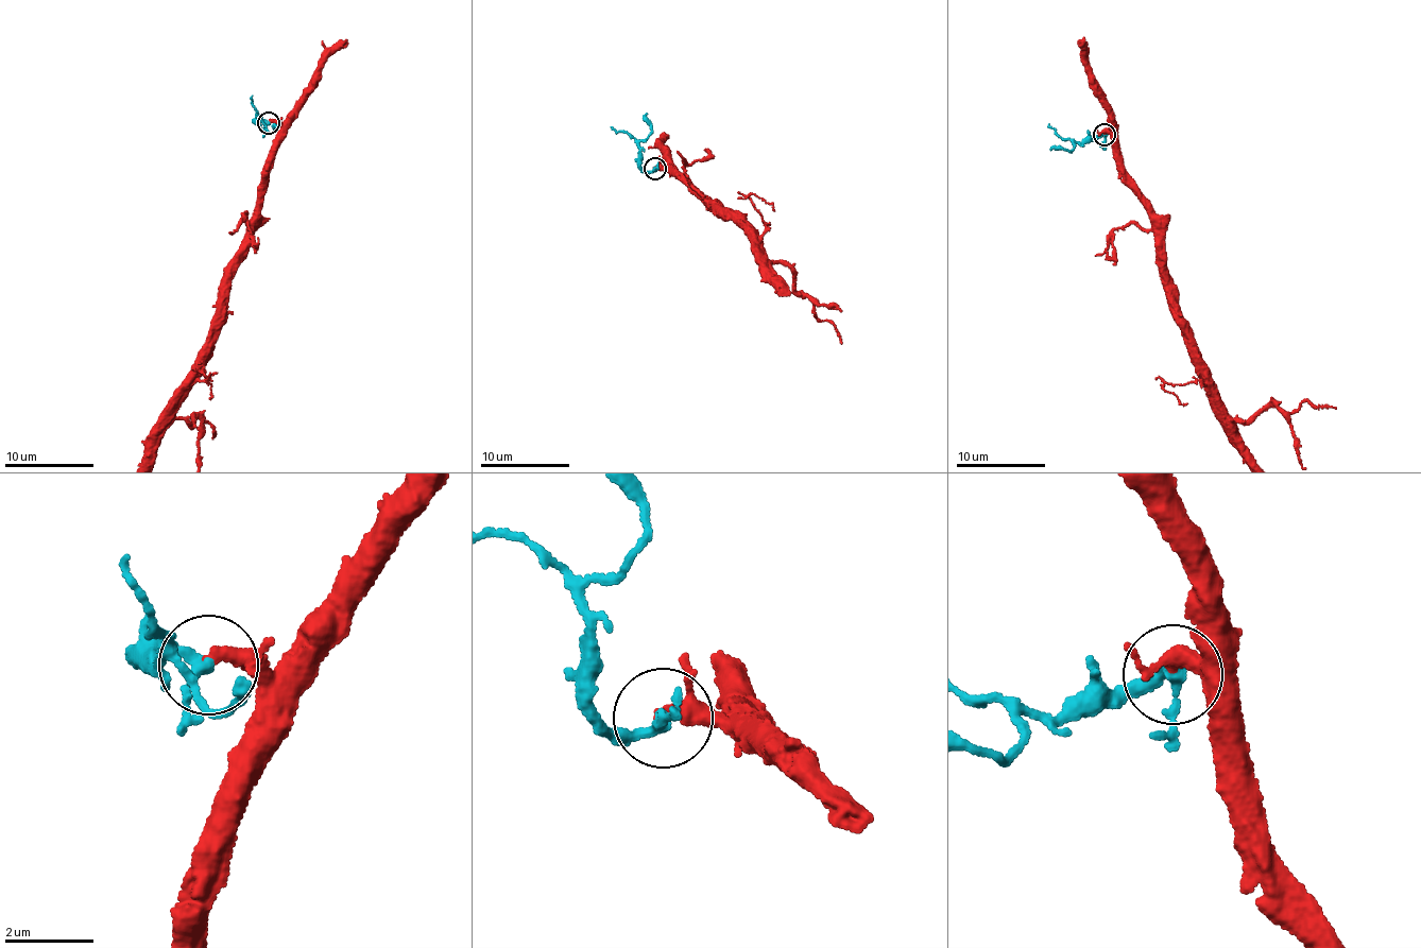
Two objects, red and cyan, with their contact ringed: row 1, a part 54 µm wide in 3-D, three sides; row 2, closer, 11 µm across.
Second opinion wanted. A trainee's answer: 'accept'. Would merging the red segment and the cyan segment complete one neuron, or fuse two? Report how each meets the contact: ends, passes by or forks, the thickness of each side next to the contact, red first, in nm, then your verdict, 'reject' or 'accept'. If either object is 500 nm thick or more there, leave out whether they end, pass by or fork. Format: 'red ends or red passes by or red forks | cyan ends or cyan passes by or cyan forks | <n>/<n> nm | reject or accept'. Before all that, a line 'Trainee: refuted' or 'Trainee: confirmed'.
Trainee: confirmed
red passes by | cyan passes by | 220/220 nm | accept

